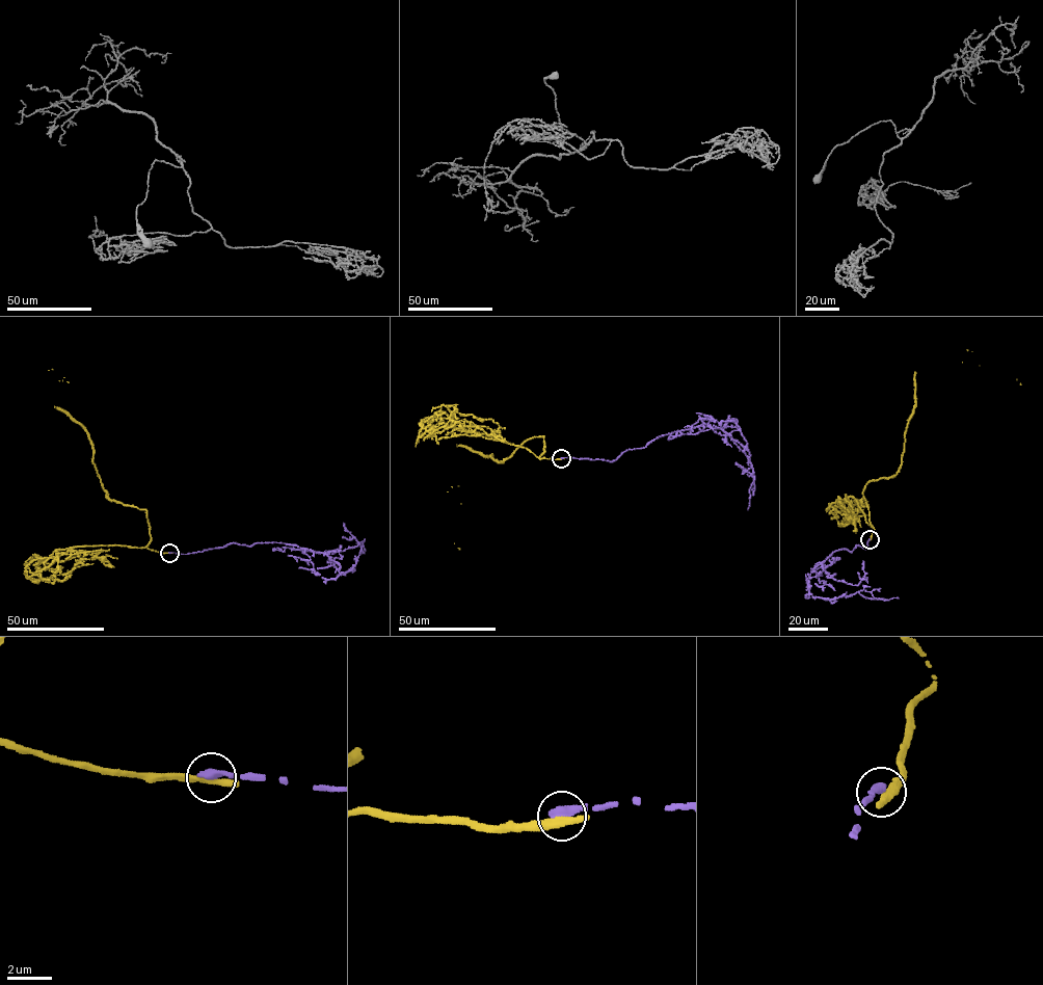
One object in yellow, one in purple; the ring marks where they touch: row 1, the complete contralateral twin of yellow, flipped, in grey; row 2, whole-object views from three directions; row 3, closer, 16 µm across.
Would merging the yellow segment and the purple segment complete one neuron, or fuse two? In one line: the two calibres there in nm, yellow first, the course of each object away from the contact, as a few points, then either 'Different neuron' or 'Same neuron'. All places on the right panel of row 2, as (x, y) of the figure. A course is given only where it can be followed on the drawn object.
Thickness 380 nm (yellow) against 440 nm. Course of yellow: (870, 539), (874, 529), (863, 489), (870, 481), (894, 476), (901, 463), (916, 373), (979, 366), (1020, 384). Course of purple: (870, 539), (867, 549), (834, 552), (809, 579), (809, 591), (828, 600), (857, 591), (899, 597). Different neuron

